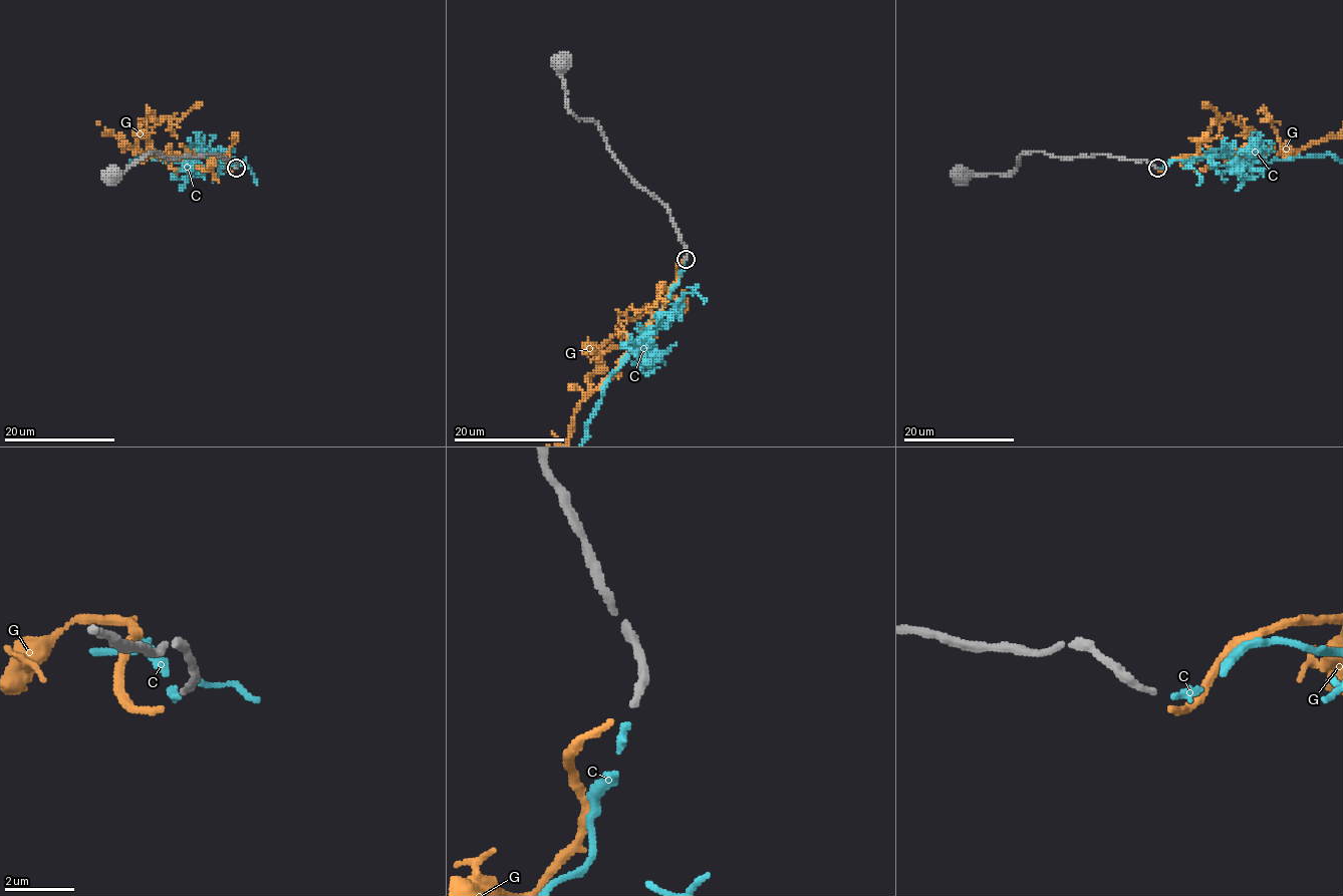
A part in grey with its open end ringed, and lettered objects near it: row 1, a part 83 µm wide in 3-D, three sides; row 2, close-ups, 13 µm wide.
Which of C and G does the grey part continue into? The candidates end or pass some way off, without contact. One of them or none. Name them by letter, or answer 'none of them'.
C

